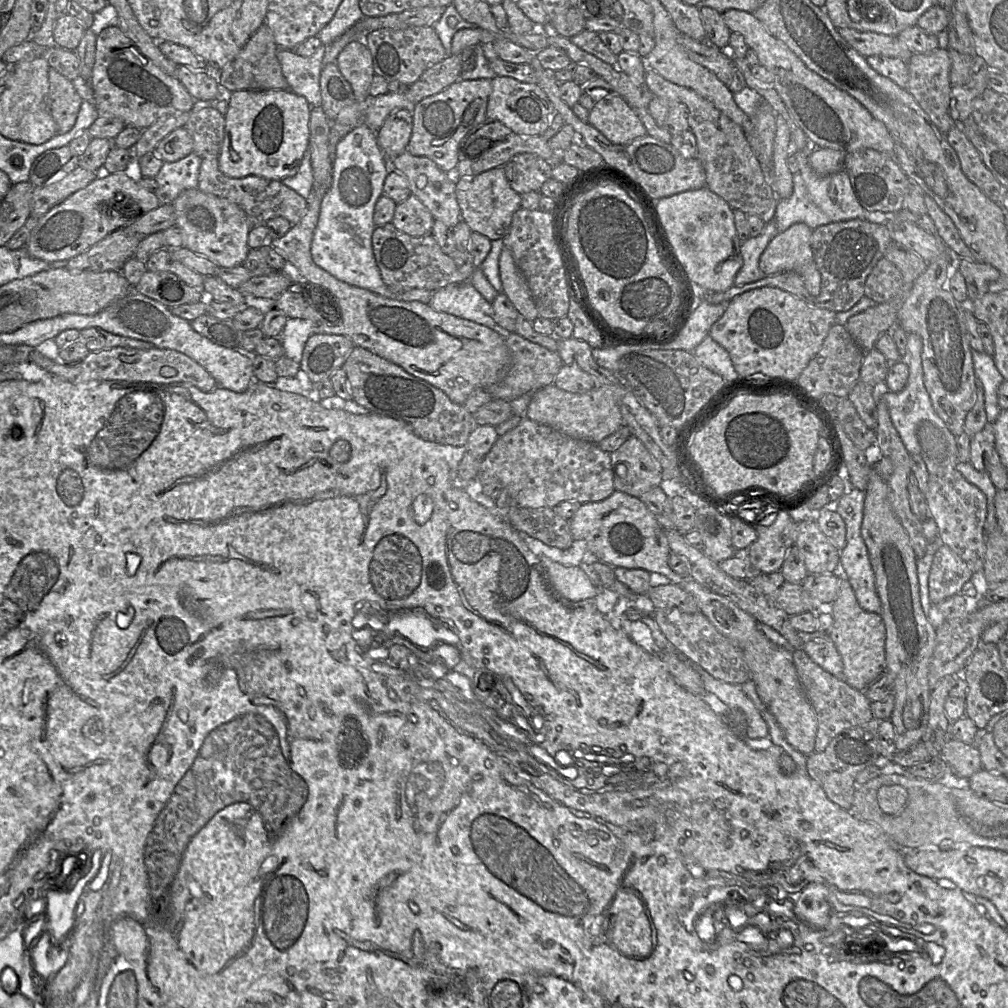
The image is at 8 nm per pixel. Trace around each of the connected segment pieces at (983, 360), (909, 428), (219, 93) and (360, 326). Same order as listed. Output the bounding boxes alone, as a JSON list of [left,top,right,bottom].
[[972,350,1005,425],[879,333,958,475],[175,65,232,102],[268,187,510,405]]

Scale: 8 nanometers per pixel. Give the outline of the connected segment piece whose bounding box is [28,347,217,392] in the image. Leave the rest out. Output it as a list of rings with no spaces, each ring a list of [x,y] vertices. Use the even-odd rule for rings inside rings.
[[[114,347],[99,352],[90,352],[78,363],[63,363],[60,360],[52,360],[34,349],[29,355],[28,362],[38,365],[52,376],[73,384],[98,383],[101,381],[156,384],[189,383],[203,392],[210,392],[217,386],[215,379],[192,358],[176,350],[166,348]]]

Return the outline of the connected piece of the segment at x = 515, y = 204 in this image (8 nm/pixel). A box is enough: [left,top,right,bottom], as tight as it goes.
[455,167,520,241]

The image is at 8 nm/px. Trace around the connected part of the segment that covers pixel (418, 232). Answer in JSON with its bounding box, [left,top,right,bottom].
[391,193,434,236]

